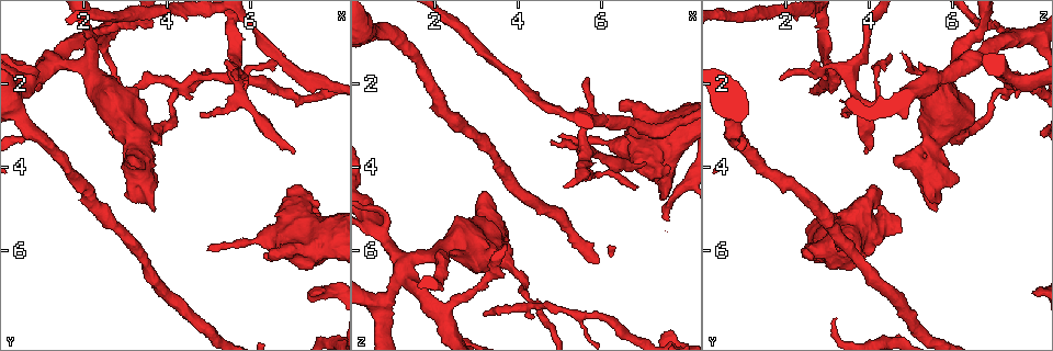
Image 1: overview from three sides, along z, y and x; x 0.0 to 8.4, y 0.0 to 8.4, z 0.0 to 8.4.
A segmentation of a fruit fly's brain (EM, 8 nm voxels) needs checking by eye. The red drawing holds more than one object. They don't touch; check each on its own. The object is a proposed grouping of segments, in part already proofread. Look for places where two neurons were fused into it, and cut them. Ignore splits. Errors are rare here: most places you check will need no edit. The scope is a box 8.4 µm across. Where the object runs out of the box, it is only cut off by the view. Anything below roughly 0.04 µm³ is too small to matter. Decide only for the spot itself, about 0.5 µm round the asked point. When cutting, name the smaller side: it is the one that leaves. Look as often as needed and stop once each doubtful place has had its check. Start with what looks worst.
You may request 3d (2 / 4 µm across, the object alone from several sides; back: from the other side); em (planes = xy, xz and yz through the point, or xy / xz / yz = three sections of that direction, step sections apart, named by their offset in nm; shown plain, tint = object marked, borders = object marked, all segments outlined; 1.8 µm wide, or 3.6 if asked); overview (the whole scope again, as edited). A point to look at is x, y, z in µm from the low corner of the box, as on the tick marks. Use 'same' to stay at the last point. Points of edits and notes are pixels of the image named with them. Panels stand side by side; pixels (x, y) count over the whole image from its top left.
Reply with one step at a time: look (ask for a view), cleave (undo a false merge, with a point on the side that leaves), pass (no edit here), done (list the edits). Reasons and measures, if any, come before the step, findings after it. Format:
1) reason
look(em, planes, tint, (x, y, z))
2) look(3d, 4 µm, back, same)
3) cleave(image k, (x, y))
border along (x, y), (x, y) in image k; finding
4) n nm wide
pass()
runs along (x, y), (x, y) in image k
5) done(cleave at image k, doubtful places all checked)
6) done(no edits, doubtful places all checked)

sharp bend
look(em, 3.6 µm, xy, step 16, plain, (1.25, 1.50, 6.30))

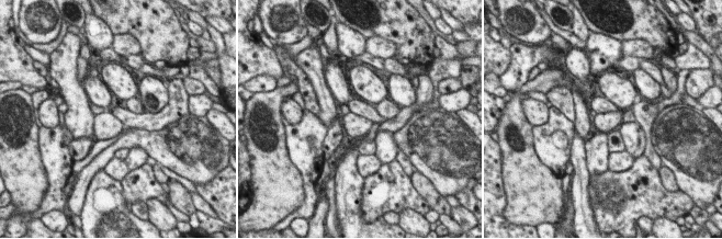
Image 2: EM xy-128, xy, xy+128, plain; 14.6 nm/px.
with the object marked
look(em, 3.6 µm, xy, step 16, tint, same)

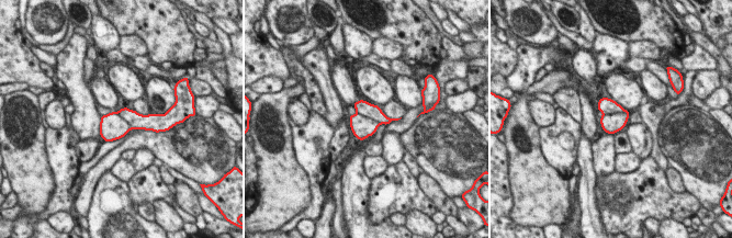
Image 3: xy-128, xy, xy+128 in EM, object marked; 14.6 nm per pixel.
360 nm wide
pass()
all the same neuron

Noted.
look(3d, 4 µm, back, (4.40, 2.05, 7.30))

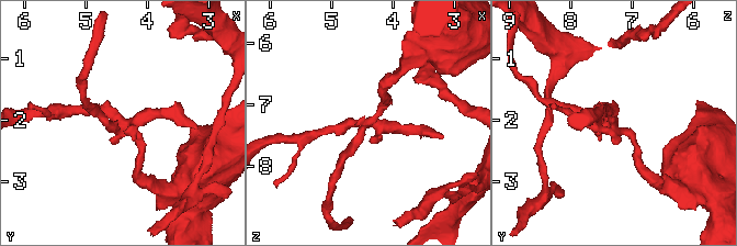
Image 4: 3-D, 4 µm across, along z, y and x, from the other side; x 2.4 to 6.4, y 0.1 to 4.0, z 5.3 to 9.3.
look(em, xy, step 8, tint, (4.40, 2.10, 7.30))

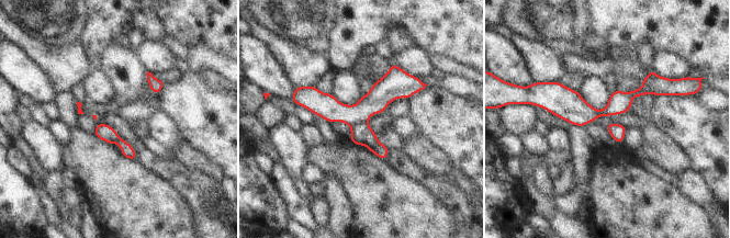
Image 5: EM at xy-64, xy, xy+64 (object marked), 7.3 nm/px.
look(em, planes, tint, same)

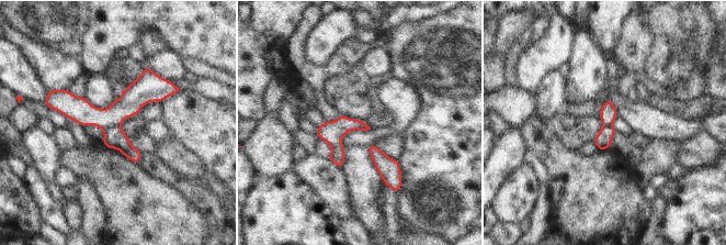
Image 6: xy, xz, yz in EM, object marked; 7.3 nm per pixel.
cleave(image 6, (133, 99))
border along (120, 124), (109, 124), (103, 129) in image 6; two neurons meet here

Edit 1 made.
four arms meet
look(3d, 2 µm, back, (0.55, 1.95, 5.45))

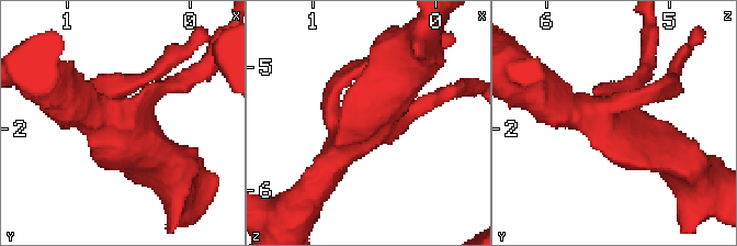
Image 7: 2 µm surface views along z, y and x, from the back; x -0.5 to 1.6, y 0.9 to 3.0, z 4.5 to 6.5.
4 arms; need the tissue
look(em, yz, step 16, tint, (0.60, 2.00, 5.48))

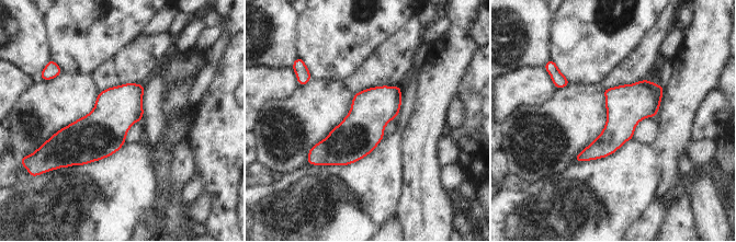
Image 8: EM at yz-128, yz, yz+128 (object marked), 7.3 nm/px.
cut it another way
look(em, planes, tint, same)

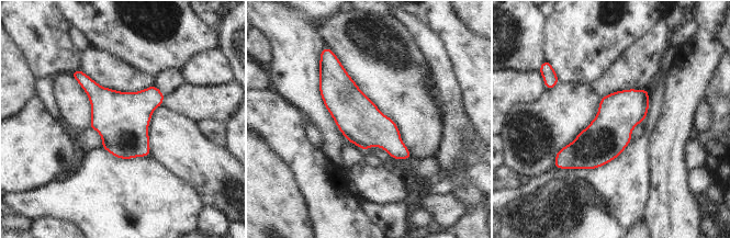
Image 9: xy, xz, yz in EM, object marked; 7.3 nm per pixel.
pass()
runs along (335, 67), (336, 87), (406, 156) in image 9; continuous, no second neuron

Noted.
a fork
look(3d, 2 µm, (2.05, 1.70, 6.05))

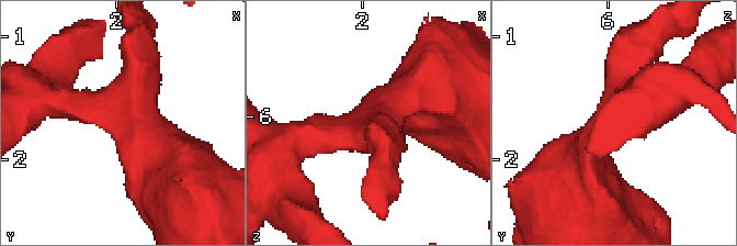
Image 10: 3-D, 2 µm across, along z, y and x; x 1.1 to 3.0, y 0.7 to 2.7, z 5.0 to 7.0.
look(em, 3.6 µm, yz, step 8, tint, (2.04, 1.66, 6.02))

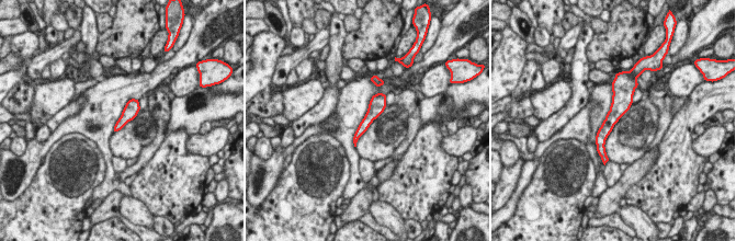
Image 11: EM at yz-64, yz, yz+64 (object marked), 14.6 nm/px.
pass()
runs along (619, 89), (619, 107), (601, 148) in image 11; one neuron here

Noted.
done(cleave at image 6, doubtful places all checked)

